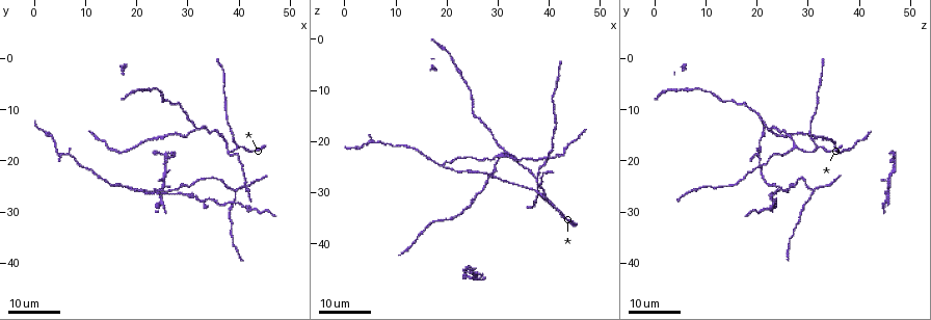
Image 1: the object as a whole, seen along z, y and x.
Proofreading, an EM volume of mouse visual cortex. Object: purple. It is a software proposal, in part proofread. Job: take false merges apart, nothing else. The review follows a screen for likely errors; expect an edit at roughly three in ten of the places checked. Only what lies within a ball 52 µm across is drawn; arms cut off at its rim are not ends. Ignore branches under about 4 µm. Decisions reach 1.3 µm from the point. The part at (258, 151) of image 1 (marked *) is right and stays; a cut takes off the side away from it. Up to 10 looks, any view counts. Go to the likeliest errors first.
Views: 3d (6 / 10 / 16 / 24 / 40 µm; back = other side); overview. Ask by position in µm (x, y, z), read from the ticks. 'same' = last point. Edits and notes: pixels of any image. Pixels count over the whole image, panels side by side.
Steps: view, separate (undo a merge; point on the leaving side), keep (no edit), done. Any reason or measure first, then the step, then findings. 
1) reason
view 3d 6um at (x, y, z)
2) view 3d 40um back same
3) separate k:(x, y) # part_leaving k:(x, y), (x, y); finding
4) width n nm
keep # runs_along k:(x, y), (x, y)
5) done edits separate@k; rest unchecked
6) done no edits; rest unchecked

three-way junction
view 3d 24um at (37.5, 17.5, 27.0)

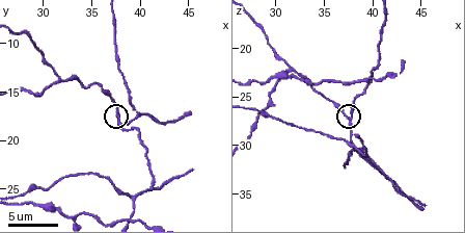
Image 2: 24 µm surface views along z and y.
view 3d 6um at (37.8, 17.2, 27.2)

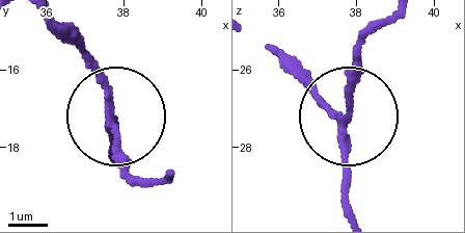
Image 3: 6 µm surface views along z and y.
keep # runs_along 3:(353, 213), (347, 83), (363, 37); one neuron here

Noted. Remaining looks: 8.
thin arm on a thick one
view 3d 6um at (31.6, 14.0, 22.4)

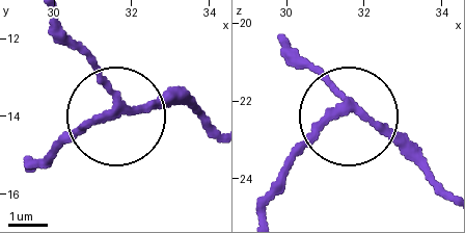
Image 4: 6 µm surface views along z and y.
view 3d 6um back at (31.60, 13.85, 22.15)

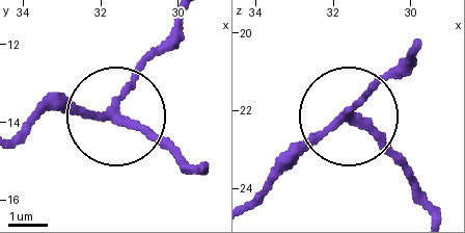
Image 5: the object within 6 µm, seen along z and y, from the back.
keep # runs_along 5:(26, 130), (56, 110), (112, 117), (182, 33); continuous, no second neuron

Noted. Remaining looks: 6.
a fork
view 3d 16um at (40.0, 17.5, 31.5)

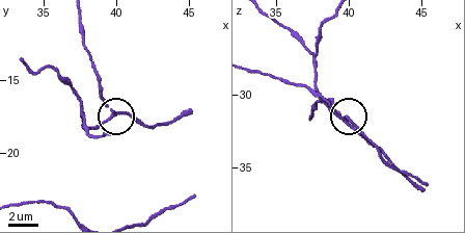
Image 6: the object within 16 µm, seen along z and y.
zoom in
view 3d 6um at (39.6, 17.4, 31.8)

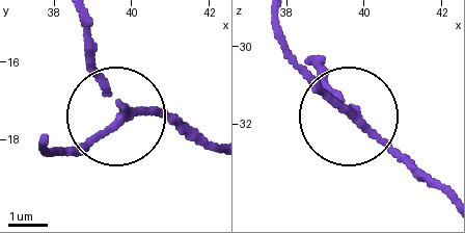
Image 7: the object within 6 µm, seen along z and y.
width 170 nm
keep # runs_along 7:(445, 193), (356, 124), (320, 68); continuous, no second neuron

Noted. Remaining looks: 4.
view 3d 10um at (39.0, 26.0, 31.2)

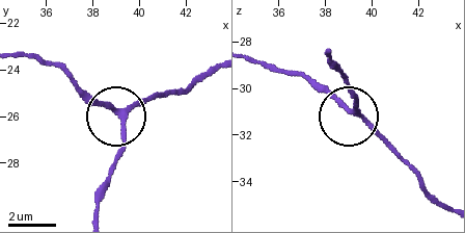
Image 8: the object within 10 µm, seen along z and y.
keep # all the same neuron

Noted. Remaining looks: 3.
two arms in line, one across
view 3d 16um at (19.0, 25.5, 24.5)

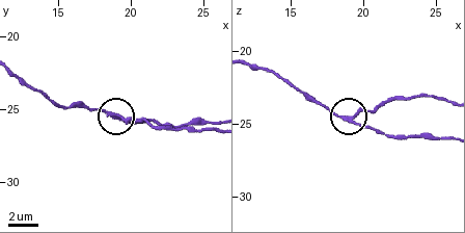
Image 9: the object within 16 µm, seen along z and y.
view 3d 6um at (19.0, 25.6, 24.8)

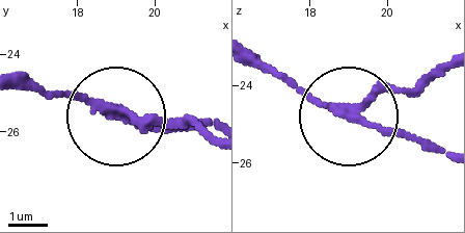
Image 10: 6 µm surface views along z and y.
view 3d 6um back at (19.10, 25.50, 24.70)

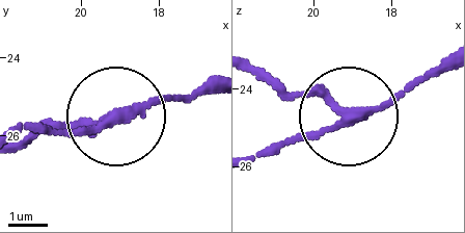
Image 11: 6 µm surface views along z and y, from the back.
separate 11:(70, 123) # part_leaving 11:(356, 111), (250, 75); two neurons meet here

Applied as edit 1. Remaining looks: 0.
done edits separate@11; rest unchecked

